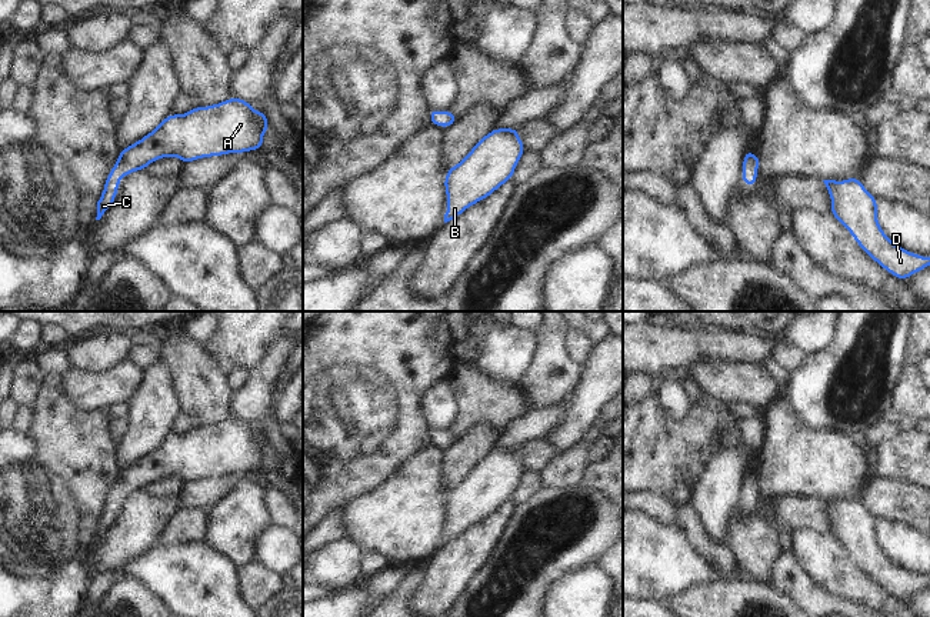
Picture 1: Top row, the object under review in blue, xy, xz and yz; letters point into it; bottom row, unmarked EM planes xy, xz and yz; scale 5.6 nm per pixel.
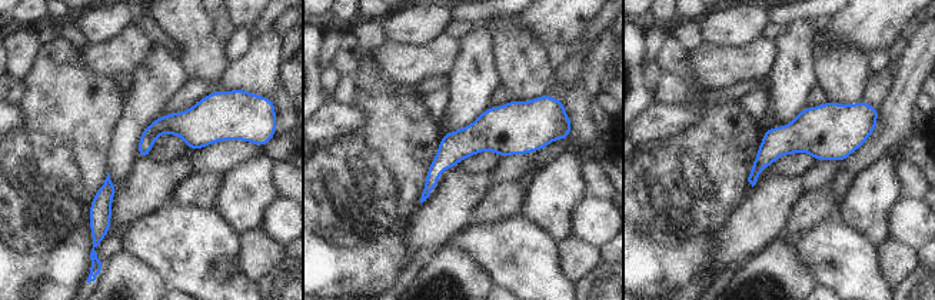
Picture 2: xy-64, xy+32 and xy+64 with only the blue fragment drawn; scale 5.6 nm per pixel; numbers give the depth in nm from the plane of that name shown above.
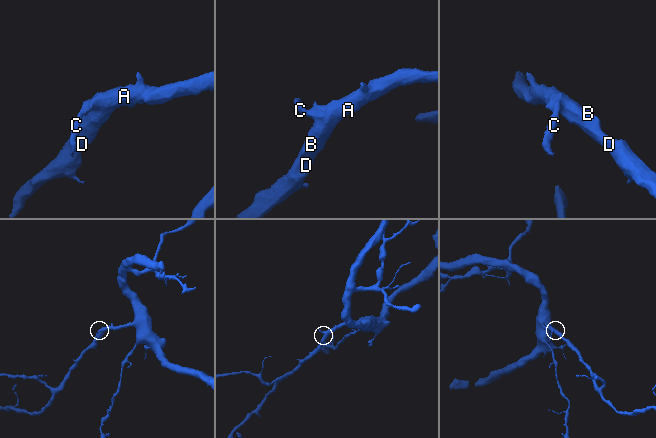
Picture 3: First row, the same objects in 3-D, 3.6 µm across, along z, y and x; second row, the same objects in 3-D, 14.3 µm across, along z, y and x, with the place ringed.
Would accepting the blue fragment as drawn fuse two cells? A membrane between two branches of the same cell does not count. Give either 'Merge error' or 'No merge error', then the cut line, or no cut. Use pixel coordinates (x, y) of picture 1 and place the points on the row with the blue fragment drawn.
No merge error. No split.

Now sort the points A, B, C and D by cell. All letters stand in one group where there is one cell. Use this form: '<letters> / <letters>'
A B C D

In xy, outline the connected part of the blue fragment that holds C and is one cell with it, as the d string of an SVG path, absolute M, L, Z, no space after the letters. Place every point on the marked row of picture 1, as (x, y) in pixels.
M230 97L217 104L193 107L181 116L169 114L153 131L119 151L117 163L107 174L104 190L97 201L96 220L100 220L113 206L123 176L144 170L149 164L163 157L179 157L186 164L204 157L261 150L263 134L267 129L270 129L270 123L264 111L253 110L246 99Z

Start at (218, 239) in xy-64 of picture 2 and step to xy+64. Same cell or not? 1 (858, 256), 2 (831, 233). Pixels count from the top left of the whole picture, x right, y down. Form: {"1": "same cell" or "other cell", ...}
{"1": "same cell", "2": "same cell"}

